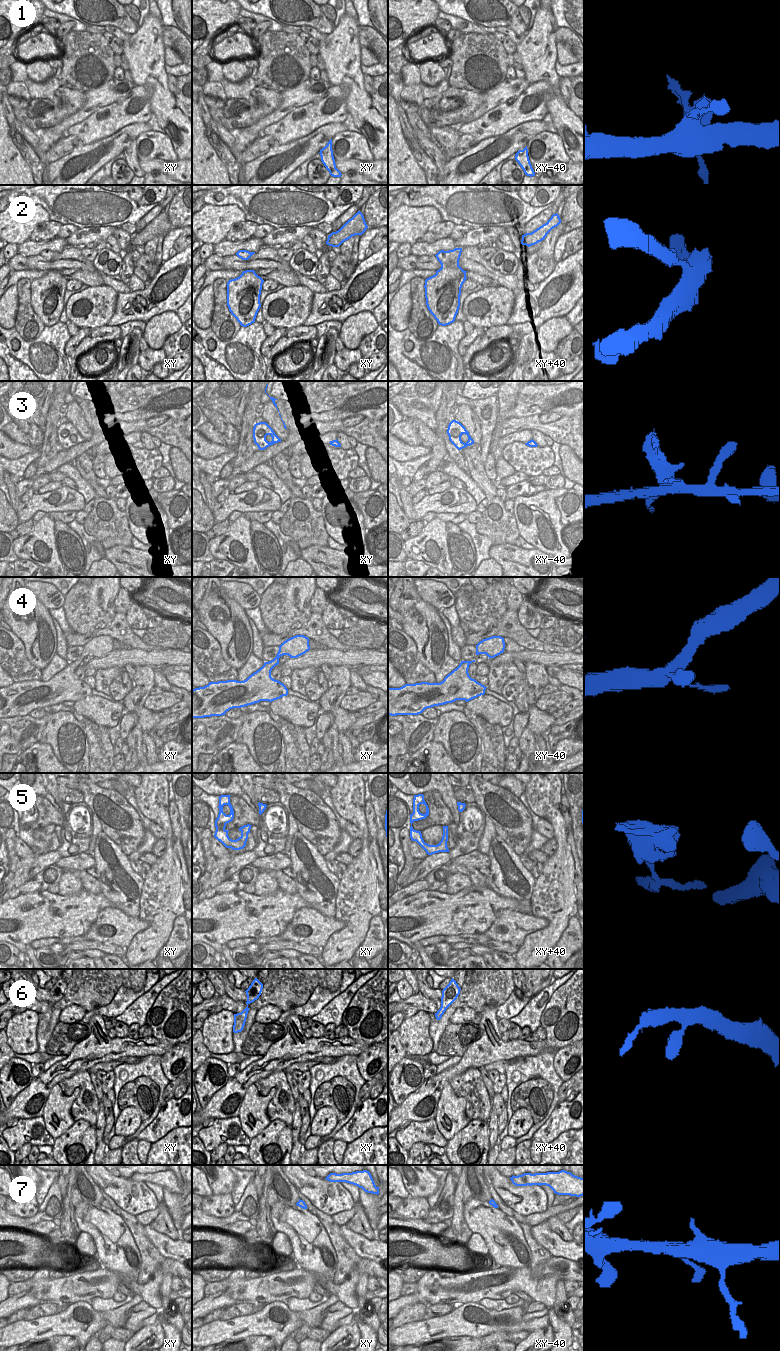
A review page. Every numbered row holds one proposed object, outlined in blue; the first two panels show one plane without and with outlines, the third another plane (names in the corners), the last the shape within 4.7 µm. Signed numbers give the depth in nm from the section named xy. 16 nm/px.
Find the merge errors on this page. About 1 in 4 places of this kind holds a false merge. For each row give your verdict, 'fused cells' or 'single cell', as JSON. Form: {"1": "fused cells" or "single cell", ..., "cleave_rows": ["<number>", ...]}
{"1": "fused cells", "2": "single cell", "3": "single cell", "4": "single cell", "5": "single cell", "6": "single cell", "7": "single cell", "cleave_rows": ["1"]}

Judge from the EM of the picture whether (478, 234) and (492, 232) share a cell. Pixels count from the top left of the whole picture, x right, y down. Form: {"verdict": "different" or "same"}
{"verdict": "same"}

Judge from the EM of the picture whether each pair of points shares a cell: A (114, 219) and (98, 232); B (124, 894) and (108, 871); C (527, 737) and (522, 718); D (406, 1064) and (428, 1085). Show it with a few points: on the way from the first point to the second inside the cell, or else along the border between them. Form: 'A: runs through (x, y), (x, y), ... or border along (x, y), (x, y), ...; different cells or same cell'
A: border along (115, 227), (88, 226), (83, 228); different cells
B: runs through (123, 888), (114, 877); same cell
C: border along (526, 725), (518, 738); different cells
D: border along (425, 1079), (407, 1097); different cells

